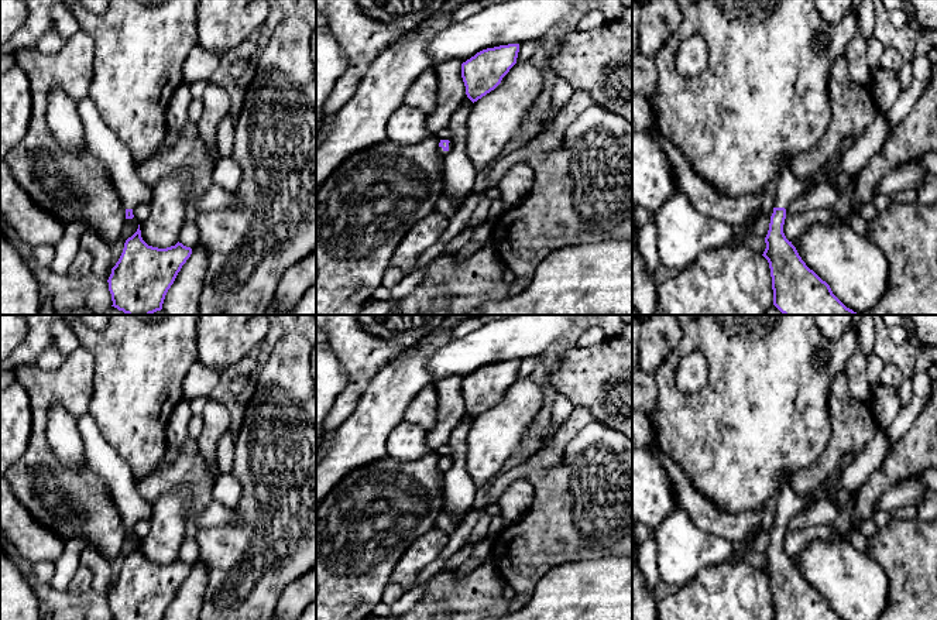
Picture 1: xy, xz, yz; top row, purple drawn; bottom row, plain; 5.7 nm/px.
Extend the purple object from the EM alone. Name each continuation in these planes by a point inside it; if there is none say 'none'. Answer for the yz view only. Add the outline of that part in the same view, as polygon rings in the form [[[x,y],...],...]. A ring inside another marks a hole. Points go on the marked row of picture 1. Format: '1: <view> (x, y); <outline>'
1: yz (789, 187); [[[854,137],[845,138],[840,150],[840,154],[833,161],[826,164],[821,172],[817,174],[810,181],[802,181],[796,178],[792,171],[790,157],[786,157],[782,161],[776,175],[778,192],[776,196],[773,198],[773,206],[786,209],[796,198],[802,196],[807,189],[818,184],[823,184],[833,174],[833,171],[840,165],[840,160],[842,154],[848,151],[855,141],[857,140]]]

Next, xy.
1: xy (102, 143); [[[86,96],[78,102],[83,123],[87,151],[106,167],[109,181],[114,185],[124,209],[134,209],[151,201],[151,185],[137,174],[127,145],[106,126],[93,100]]]

